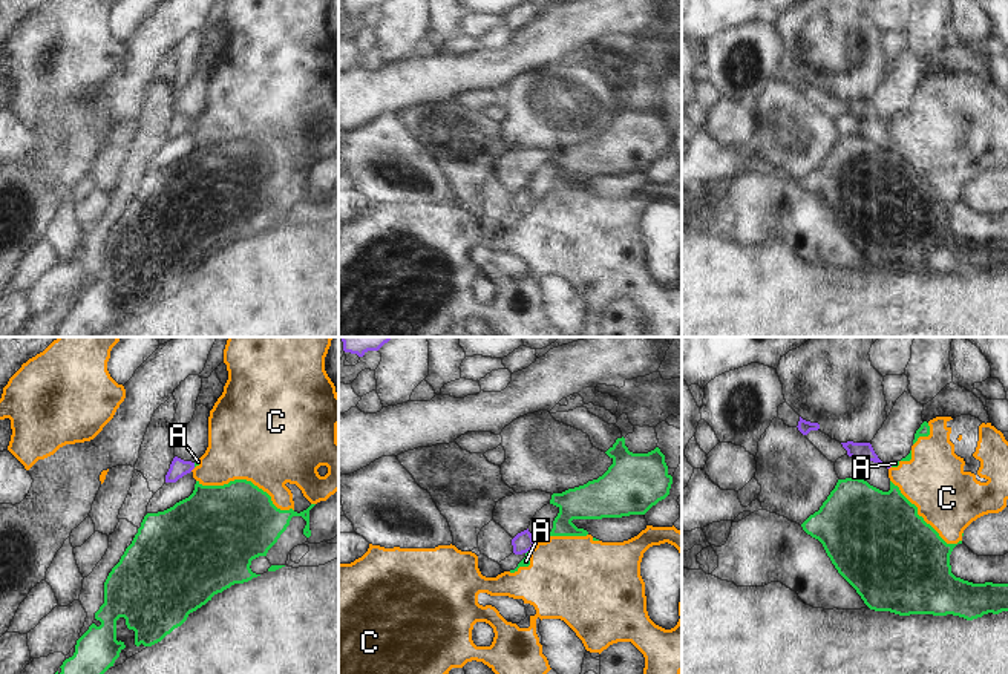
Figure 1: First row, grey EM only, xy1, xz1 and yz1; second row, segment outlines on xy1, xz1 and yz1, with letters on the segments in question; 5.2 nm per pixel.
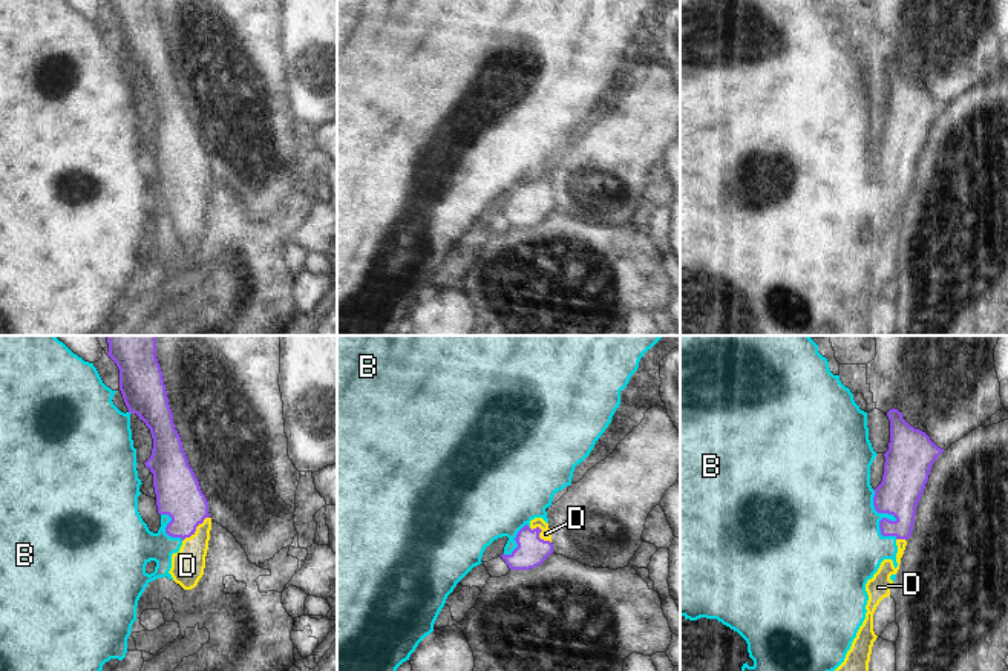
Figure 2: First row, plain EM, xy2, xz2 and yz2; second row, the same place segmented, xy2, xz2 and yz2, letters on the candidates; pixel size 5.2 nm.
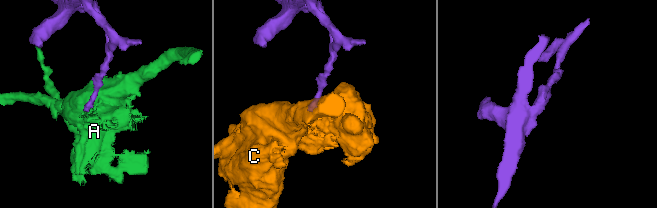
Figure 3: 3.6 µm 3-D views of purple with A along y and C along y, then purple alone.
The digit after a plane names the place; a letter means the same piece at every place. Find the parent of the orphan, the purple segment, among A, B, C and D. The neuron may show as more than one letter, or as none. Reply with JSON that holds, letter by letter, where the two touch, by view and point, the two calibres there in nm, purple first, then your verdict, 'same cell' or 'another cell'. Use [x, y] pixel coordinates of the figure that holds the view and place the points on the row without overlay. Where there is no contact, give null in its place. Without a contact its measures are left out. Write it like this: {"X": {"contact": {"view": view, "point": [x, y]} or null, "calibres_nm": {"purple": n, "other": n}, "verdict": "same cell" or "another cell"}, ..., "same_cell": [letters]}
{"A": {"contact": {"view": "xz1", "point": [527, 207]}, "calibres_nm": {"purple": 110, "other": 50}, "verdict": "another cell"}, "B": {"contact": {"view": "yz2", "point": [892, 178]}, "calibres_nm": {"purple": 220, "other": 360}, "verdict": "another cell"}, "C": {"contact": {"view": "xz1", "point": [532, 204]}, "calibres_nm": {"purple": 110, "other": 440}, "verdict": "another cell"}, "D": {"contact": {"view": "xy2", "point": [195, 186]}, "calibres_nm": {"purple": 240, "other": 180}, "verdict": "same cell"}, "same_cell": ["D"]}

